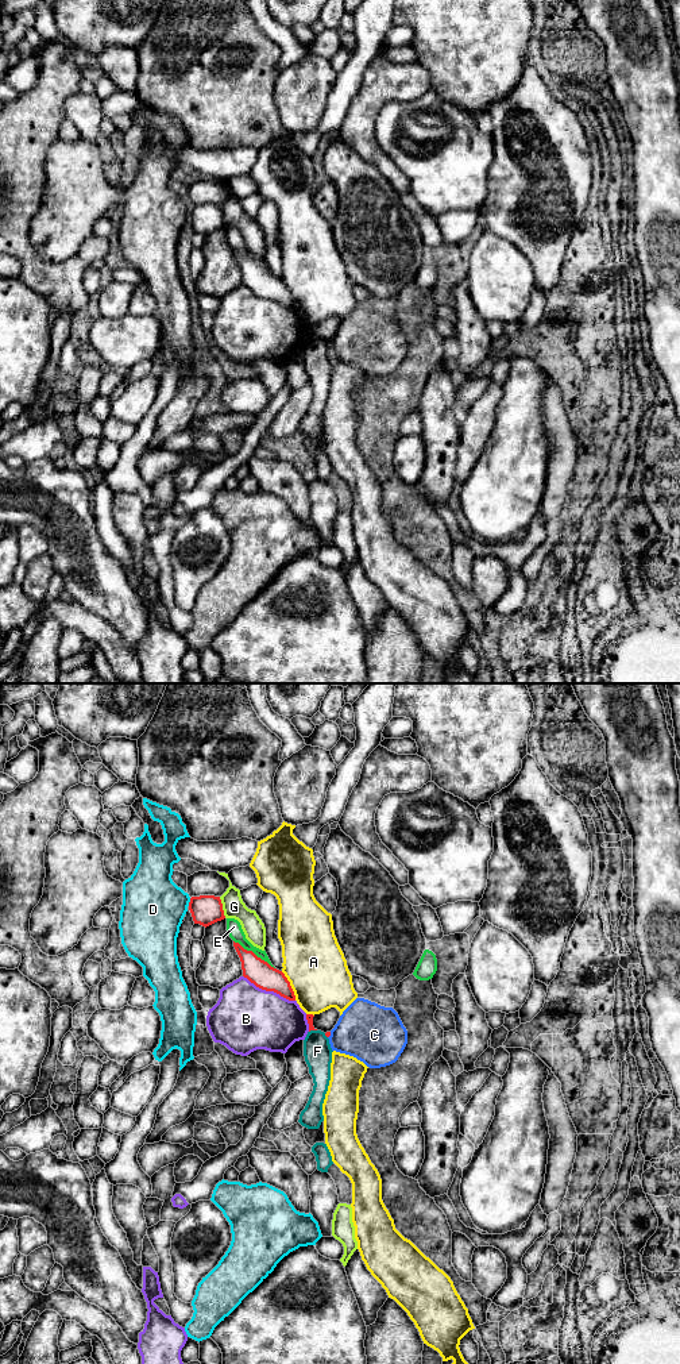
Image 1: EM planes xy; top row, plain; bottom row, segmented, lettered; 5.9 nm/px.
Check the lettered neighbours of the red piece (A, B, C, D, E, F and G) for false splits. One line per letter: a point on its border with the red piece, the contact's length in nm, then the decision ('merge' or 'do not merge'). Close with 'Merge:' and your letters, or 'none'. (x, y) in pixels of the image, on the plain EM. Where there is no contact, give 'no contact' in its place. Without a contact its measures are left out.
A: contact xy (290, 295); length 200 nm; do not merge
B: contact xy (269, 299); length 340 nm; do not merge
C: contact xy (329, 343); length 40 nm; do not merge
D: contact xy (189, 211); length 50 nm; do not merge
E: contact xy (252, 261); length 300 nm; do not merge
F: contact xy (312, 338); length 50 nm; do not merge
G: contact xy (221, 216); length 130 nm; do not merge
Merge: none

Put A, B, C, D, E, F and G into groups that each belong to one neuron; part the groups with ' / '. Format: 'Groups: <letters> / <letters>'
Groups: A / B / C / D / E / F / G

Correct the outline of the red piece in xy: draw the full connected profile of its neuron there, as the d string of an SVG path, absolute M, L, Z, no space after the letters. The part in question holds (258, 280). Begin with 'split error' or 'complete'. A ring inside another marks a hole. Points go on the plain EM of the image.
complete | M233 250L233 255L240 266L244 286L262 298L274 300L289 309L295 309L290 290L282 280L271 276L252 259L244 258L239 251Z

